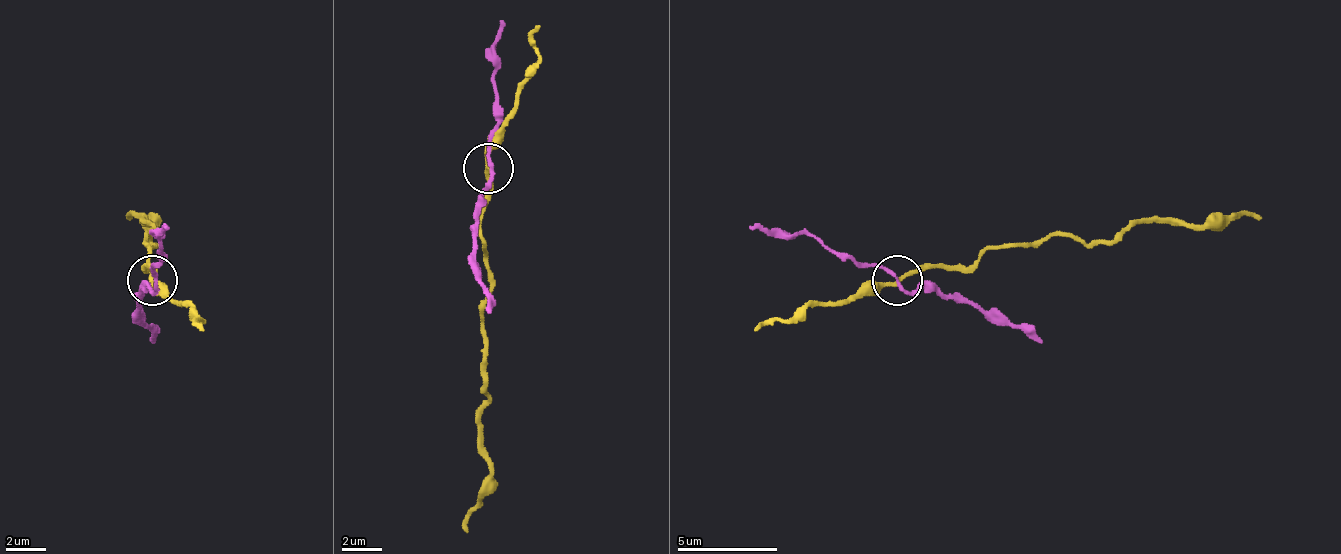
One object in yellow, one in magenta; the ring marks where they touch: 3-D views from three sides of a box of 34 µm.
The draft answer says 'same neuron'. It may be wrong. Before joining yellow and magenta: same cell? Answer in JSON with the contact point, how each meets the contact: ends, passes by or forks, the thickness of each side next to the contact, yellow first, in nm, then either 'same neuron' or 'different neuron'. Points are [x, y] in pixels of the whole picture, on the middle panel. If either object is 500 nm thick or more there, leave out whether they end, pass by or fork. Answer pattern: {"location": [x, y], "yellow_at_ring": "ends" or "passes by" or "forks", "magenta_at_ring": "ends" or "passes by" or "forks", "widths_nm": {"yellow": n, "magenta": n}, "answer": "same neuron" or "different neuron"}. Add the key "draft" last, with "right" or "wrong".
{"location": [488, 168], "yellow_at_ring": "passes by", "magenta_at_ring": "passes by", "widths_nm": {"yellow": 200, "magenta": 180}, "answer": "different neuron", "draft": "wrong"}

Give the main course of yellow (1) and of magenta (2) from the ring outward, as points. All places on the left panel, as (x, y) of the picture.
1: (151, 281), (146, 267), (151, 247), (156, 247), (146, 237), (146, 242), (146, 222), (151, 227), (131, 217)
2: (156, 281), (161, 232), (161, 237), (166, 227)

